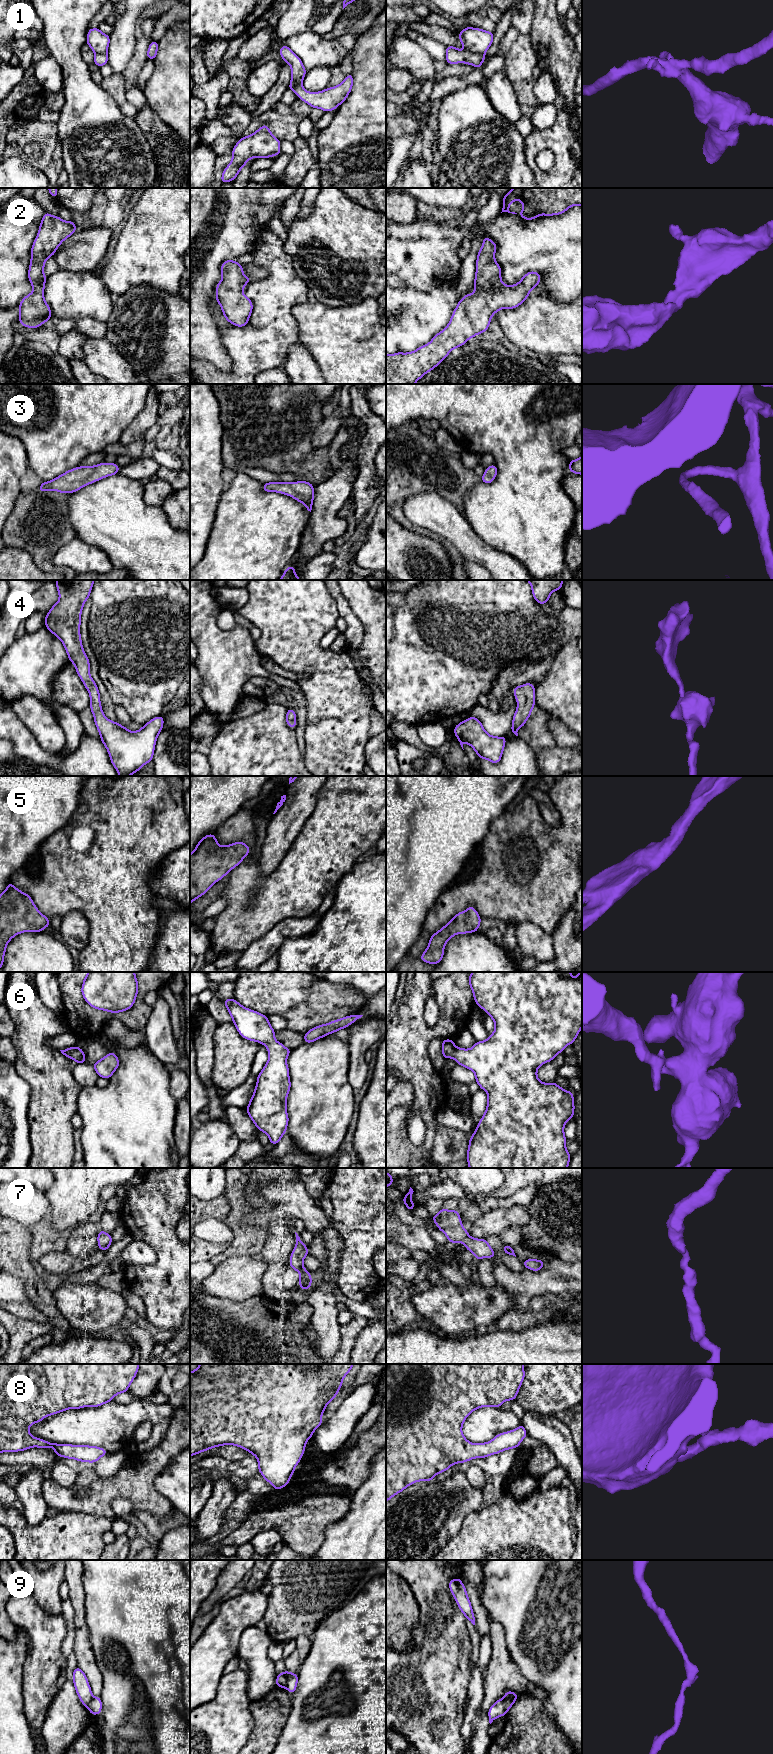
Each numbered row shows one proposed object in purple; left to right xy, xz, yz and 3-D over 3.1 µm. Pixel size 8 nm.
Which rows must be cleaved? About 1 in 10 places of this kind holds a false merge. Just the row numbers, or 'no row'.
1, 9

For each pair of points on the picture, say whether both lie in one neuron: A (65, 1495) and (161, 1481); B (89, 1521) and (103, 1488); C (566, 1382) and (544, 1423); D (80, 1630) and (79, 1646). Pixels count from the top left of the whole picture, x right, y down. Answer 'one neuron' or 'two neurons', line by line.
A: two neurons
B: two neurons
C: two neurons
D: one neuron

